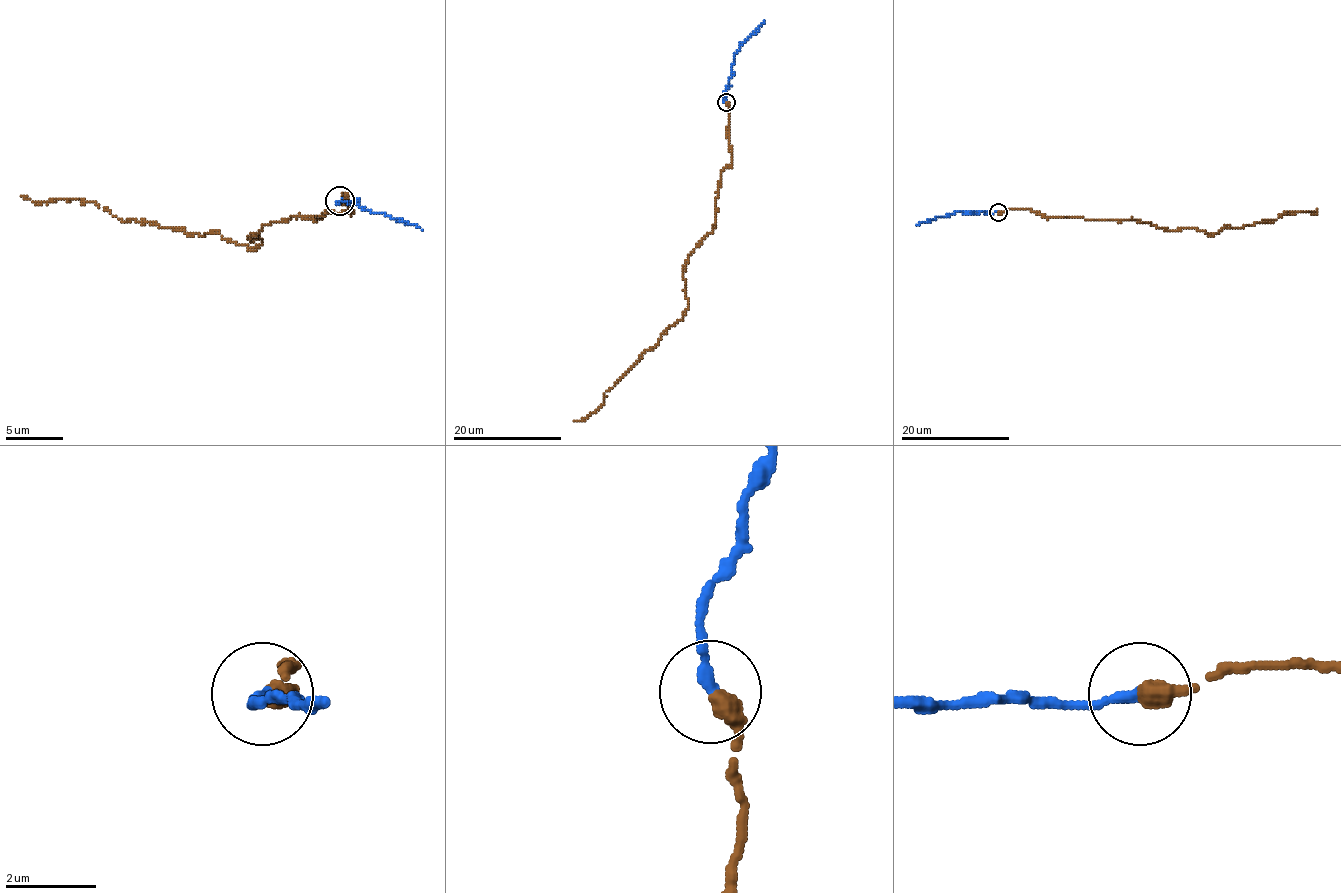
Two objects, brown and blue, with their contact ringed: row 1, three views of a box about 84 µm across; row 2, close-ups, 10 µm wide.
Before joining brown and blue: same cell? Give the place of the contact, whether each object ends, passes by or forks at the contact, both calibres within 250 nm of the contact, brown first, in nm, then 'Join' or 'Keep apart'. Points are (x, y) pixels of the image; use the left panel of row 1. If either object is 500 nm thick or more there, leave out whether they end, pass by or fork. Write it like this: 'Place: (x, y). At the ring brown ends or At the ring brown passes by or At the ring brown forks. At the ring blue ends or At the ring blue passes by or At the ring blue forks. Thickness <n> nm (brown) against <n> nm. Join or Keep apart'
Place: (340, 201). At the ring brown ends. At the ring blue ends. Thickness 400 nm (brown) against 240 nm. Join

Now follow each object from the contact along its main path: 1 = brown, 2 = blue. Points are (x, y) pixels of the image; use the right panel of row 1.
1: (999, 212), (1025, 208), (1048, 217), (1135, 219), (1168, 230), (1192, 227), (1212, 234), (1317, 209)
2: (999, 212), (961, 212), (917, 226)

